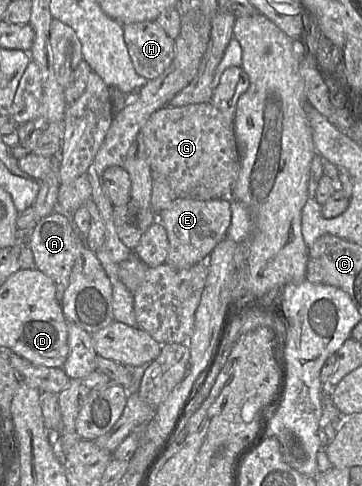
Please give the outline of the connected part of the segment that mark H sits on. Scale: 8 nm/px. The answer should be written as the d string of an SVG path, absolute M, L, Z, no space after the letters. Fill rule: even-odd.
M155 21L123 25L124 41L138 75L150 81L160 76L175 56L175 41Z

